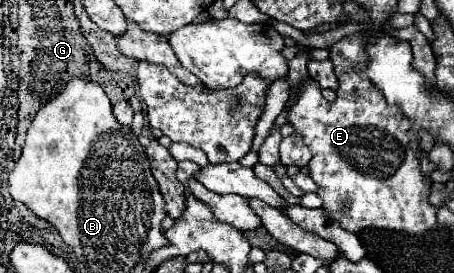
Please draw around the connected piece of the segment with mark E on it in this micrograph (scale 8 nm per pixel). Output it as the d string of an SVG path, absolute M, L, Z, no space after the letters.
M345 36L341 38L339 42L335 42L331 46L331 62L335 66L335 74L339 78L339 88L337 88L337 98L335 102L327 102L323 96L321 96L321 88L315 80L299 80L299 56L295 56L293 60L289 60L289 74L287 74L287 82L291 84L291 92L297 92L297 102L287 110L287 122L293 126L295 134L303 136L303 142L305 146L311 150L313 158L309 162L309 176L315 180L315 184L319 186L317 190L317 196L323 200L323 210L327 212L329 220L339 224L341 228L345 228L347 232L361 232L365 228L379 228L379 230L397 230L397 232L405 232L405 234L415 234L415 236L421 236L425 232L431 232L435 226L437 226L437 208L429 204L429 172L435 168L425 154L419 154L419 136L413 136L413 130L409 128L409 120L405 120L405 116L401 116L401 112L397 112L397 108L393 106L387 106L387 102L383 100L381 92L377 92L377 88L361 78L355 70L355 64L365 64L365 50L361 48L361 40L357 40L357 36Z

